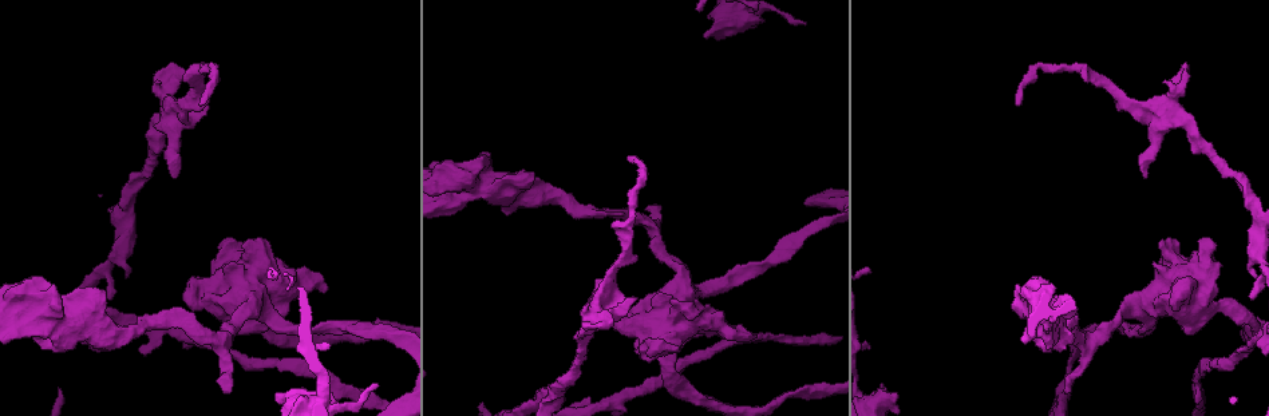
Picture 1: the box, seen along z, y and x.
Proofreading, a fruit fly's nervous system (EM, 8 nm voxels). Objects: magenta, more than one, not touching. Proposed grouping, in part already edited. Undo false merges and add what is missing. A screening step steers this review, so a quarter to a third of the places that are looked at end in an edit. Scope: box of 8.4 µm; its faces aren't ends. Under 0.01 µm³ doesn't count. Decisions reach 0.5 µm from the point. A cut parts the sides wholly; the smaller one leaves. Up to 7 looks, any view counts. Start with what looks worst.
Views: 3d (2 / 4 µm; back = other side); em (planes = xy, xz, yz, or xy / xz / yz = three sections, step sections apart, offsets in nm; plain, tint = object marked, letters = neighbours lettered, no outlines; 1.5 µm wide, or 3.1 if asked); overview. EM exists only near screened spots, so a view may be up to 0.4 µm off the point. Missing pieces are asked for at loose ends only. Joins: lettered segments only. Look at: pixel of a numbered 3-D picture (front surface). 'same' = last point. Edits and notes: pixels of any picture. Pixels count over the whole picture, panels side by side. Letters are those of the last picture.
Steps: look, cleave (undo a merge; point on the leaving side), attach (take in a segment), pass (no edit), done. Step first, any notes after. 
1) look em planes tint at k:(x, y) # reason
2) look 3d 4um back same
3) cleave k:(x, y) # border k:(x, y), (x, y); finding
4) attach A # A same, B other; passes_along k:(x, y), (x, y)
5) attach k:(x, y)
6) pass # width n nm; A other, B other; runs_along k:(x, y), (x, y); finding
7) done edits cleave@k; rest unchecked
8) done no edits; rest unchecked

look em xz step 8 letters at 1:(628, 156) # end of a long branch

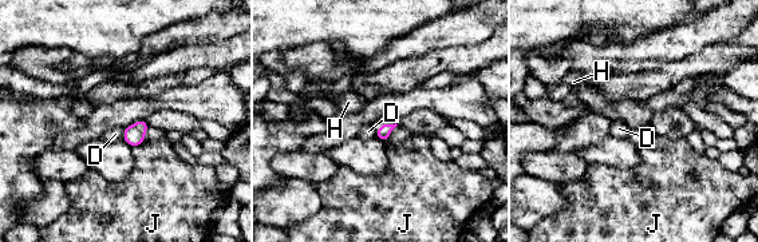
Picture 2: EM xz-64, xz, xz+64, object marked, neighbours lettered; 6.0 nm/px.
look em planes letters same

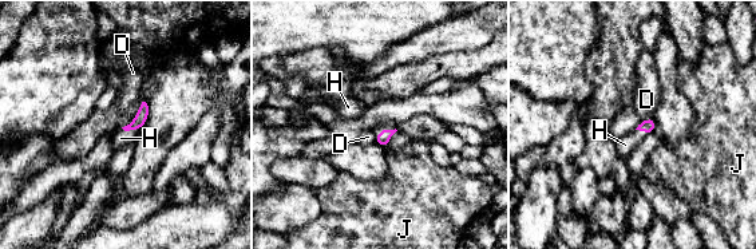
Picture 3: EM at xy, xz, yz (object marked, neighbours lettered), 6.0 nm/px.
attach H # longest_contact H 130 nm; D other, H same, J other; passes_along 3:(384, 135), (386, 129), (390, 126); it goes on there

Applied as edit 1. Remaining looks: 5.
look overview

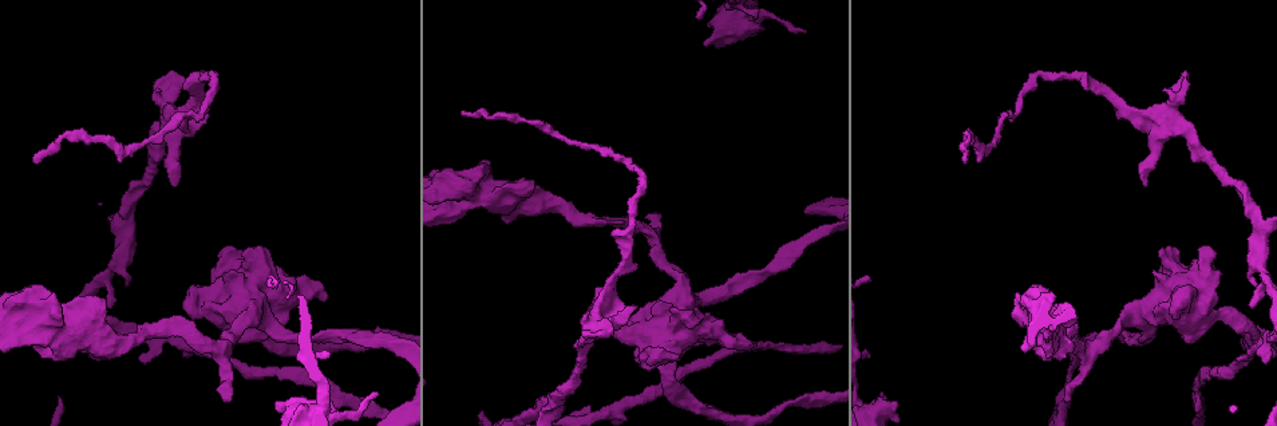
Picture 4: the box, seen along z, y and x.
look 3d 4um at 4:(1145, 187) # free end

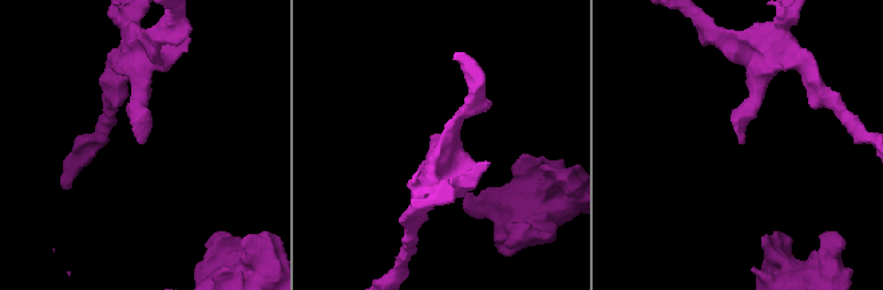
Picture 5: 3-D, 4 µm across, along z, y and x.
look em planes letters at 5:(742, 142)

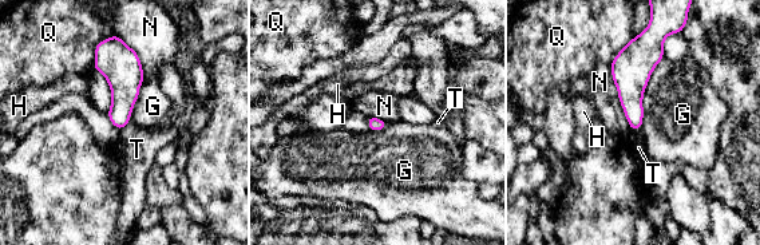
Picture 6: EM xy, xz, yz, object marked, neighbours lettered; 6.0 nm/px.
pass # longest_contact G 440 nm; G other, H other, N other, Q other, T other; border 6:(129, 122), (119, 130); no lettered segment goes on from it

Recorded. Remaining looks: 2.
look 3d 2um at 4:(806, 31) # branch stops here

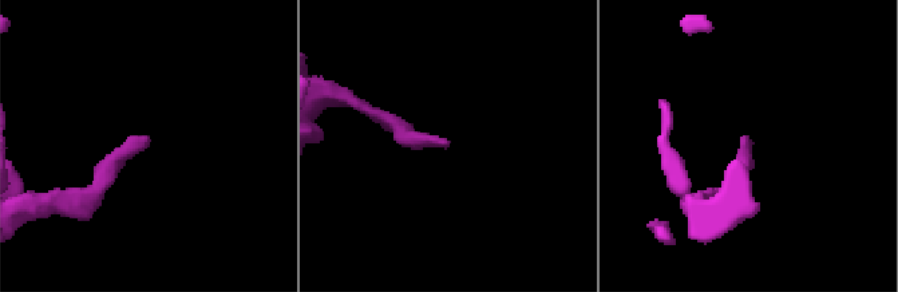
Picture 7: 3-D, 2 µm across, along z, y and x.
look em planes letters at 7:(143, 140)

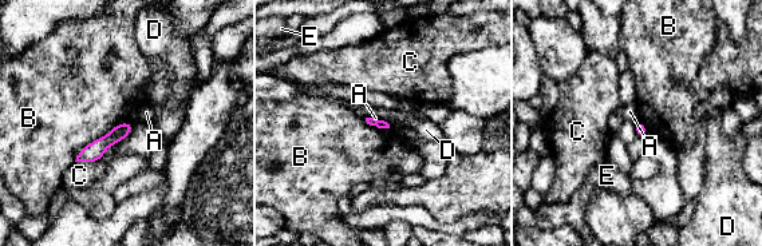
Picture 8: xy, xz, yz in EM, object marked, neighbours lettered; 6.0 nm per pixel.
pass # A other, B other, C other, D other, E other; border 8:(131, 122), (87, 143), (74, 161); no lettered segment goes on from it

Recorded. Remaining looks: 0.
done edits attach@3; rest unchecked

